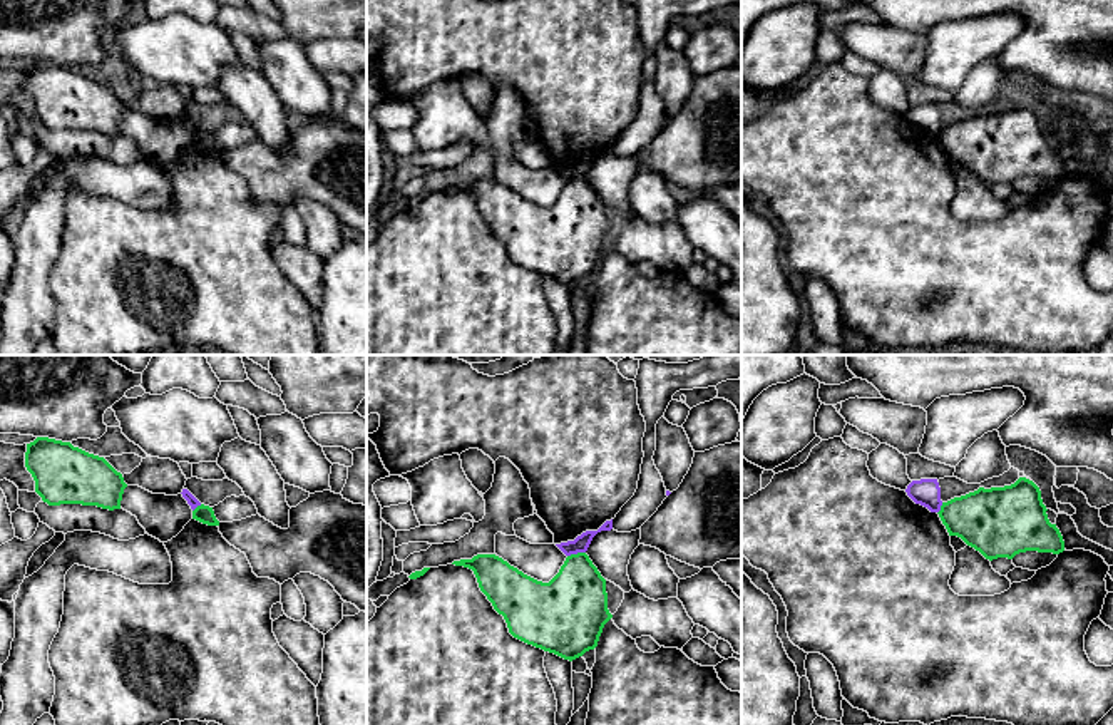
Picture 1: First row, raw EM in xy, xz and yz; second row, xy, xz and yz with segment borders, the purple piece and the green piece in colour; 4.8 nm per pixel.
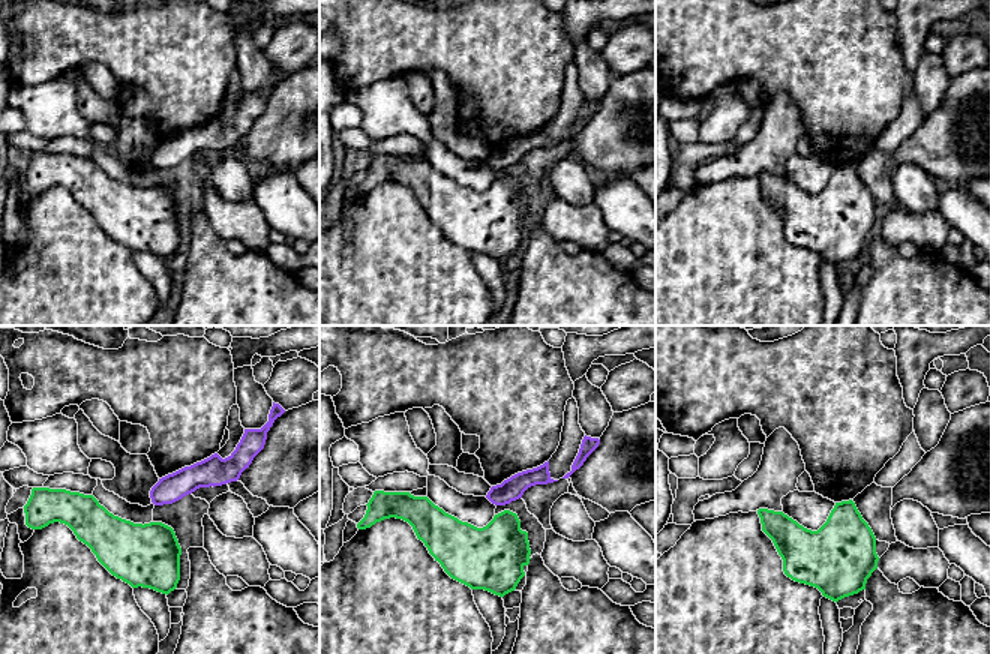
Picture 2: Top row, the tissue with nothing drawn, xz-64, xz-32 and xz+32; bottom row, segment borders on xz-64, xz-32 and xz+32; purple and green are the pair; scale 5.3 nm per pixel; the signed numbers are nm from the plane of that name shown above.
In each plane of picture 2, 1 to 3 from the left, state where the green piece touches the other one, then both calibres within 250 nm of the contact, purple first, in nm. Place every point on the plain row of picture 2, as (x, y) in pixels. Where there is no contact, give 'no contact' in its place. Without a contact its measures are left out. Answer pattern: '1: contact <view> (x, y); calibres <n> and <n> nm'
1: no contact
2: no contact
3: no contact

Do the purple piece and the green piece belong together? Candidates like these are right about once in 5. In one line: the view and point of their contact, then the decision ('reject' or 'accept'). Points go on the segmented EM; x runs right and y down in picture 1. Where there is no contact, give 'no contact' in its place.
contact xz (576, 553); reject

